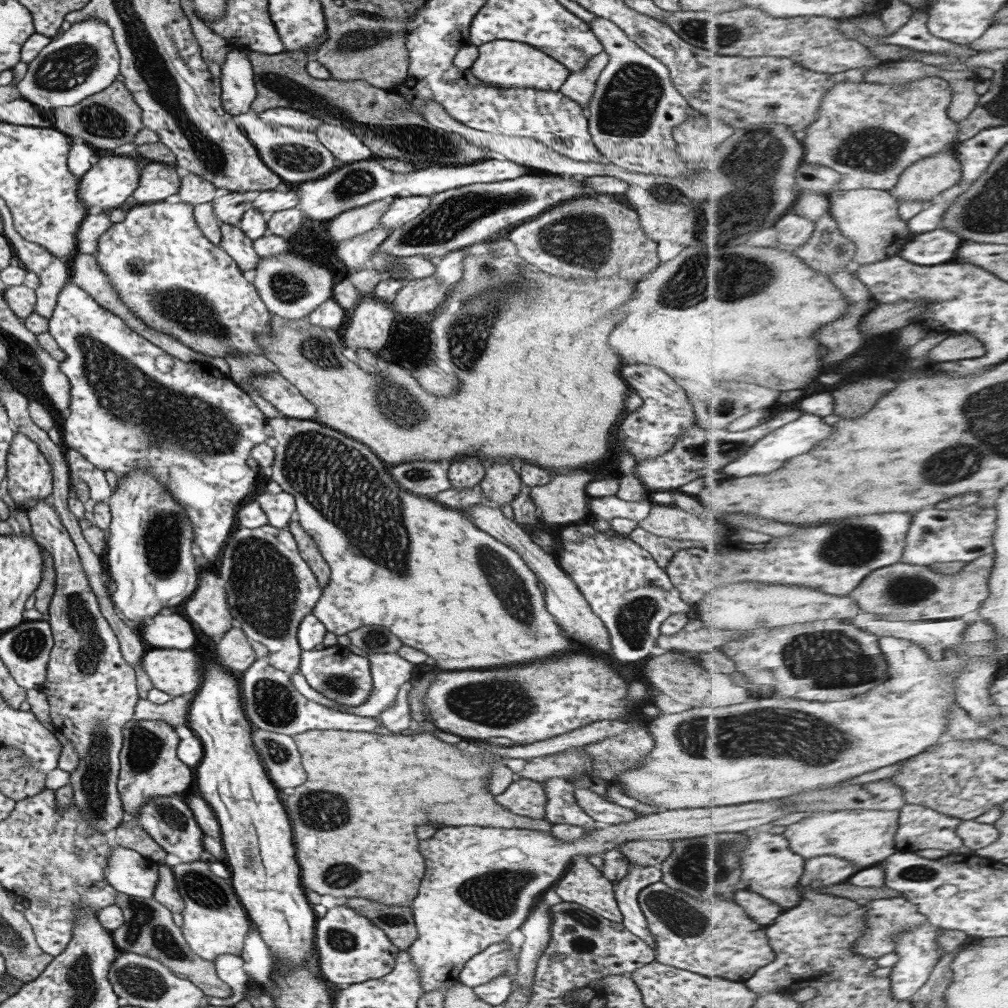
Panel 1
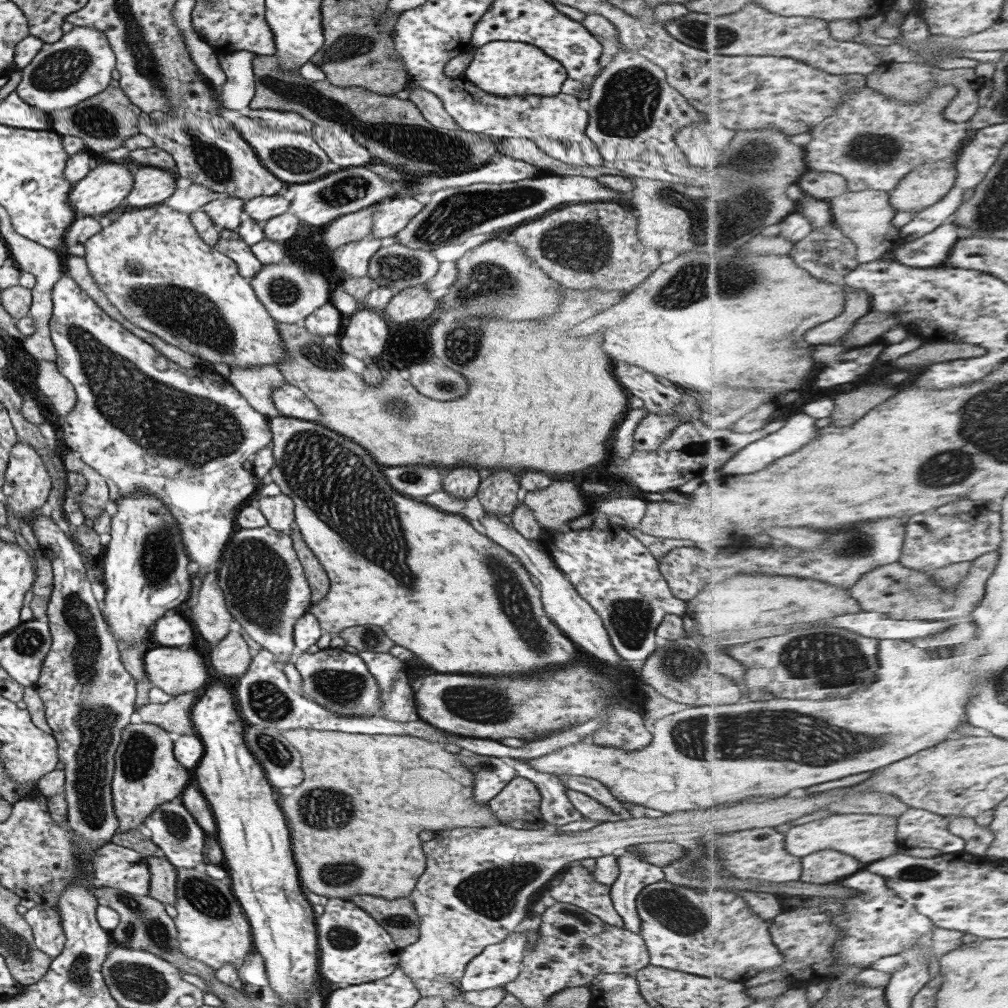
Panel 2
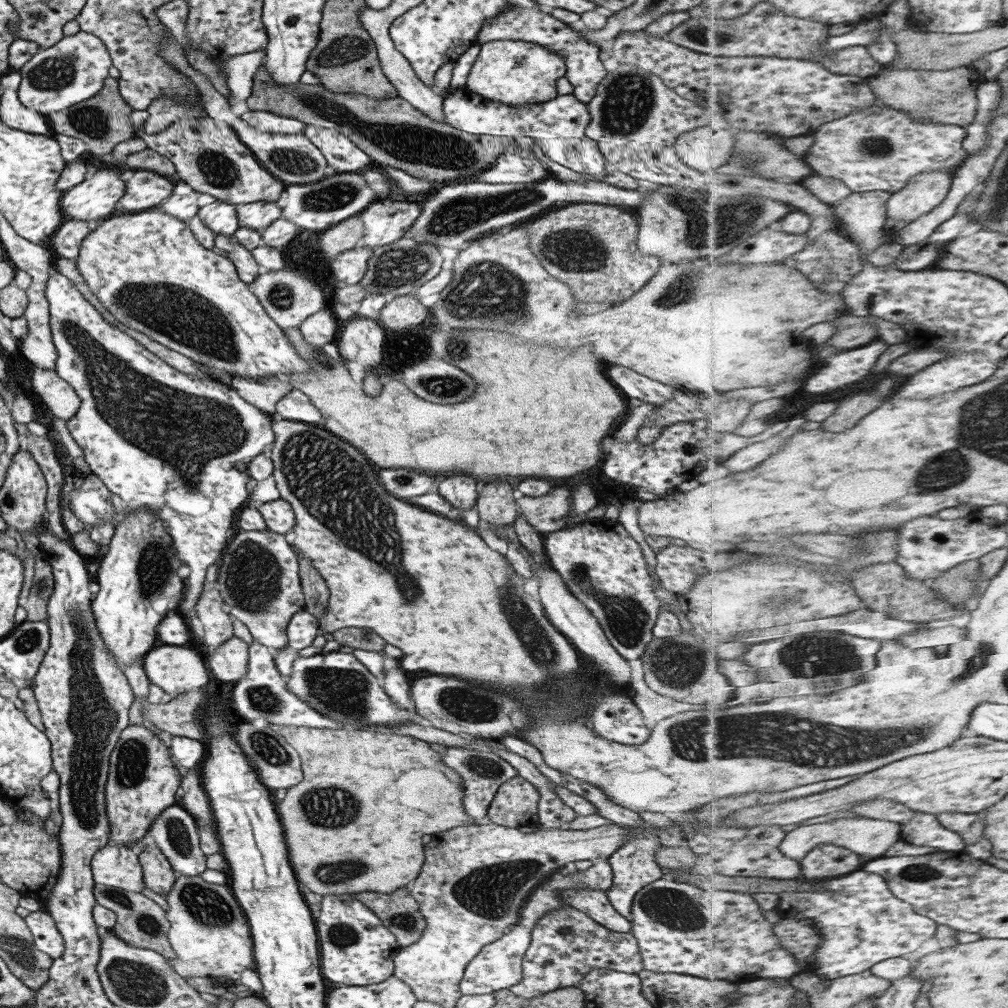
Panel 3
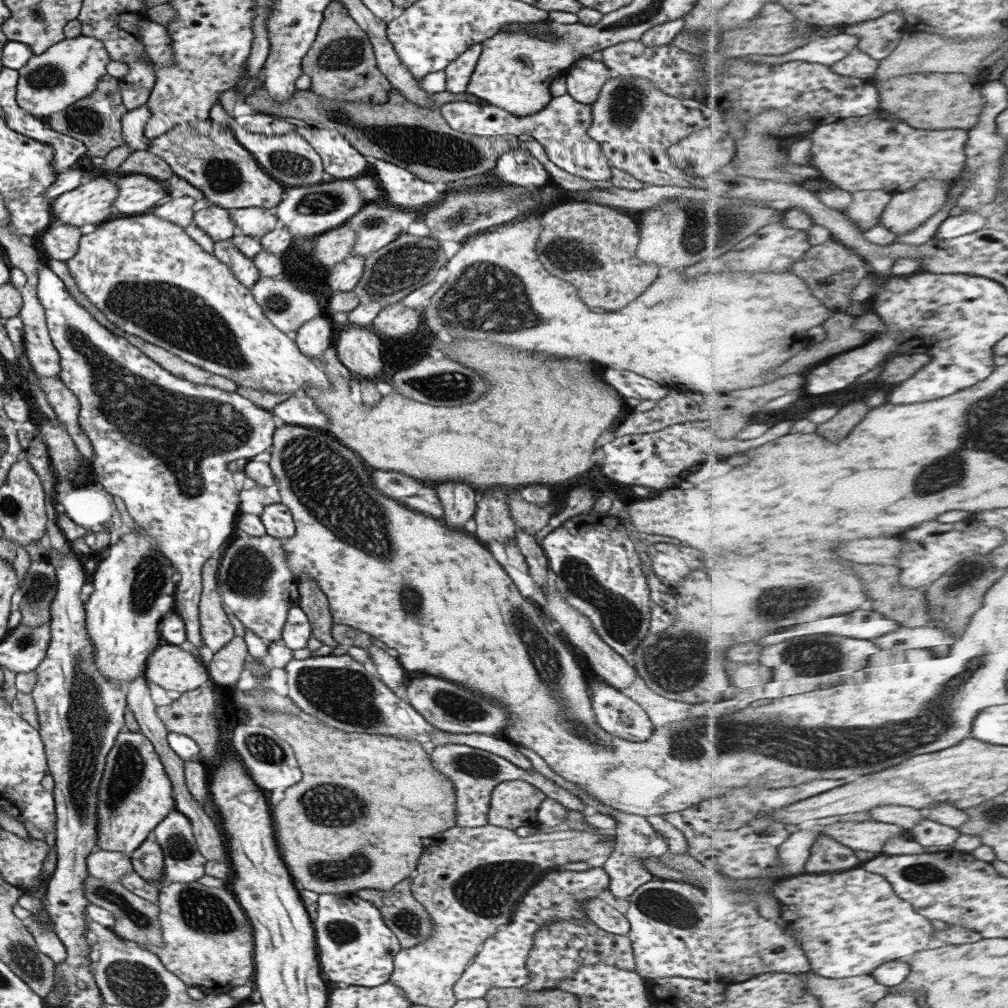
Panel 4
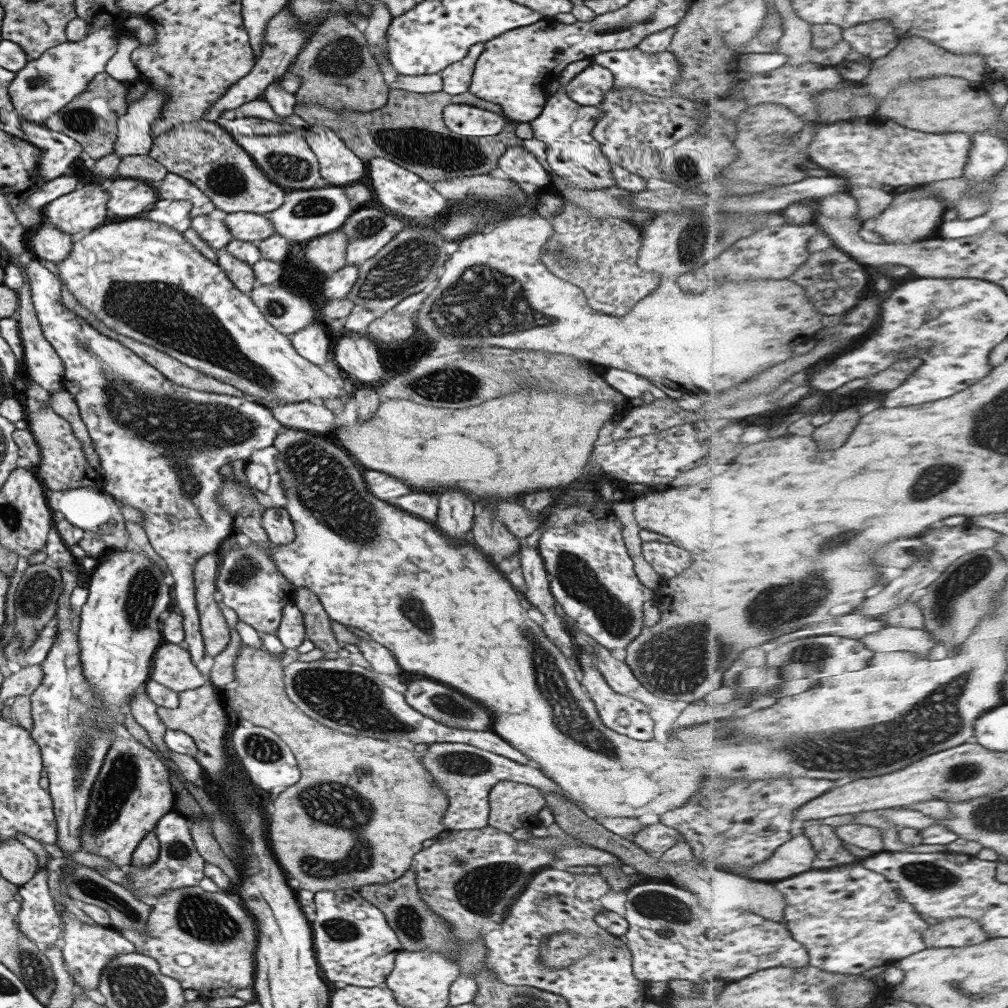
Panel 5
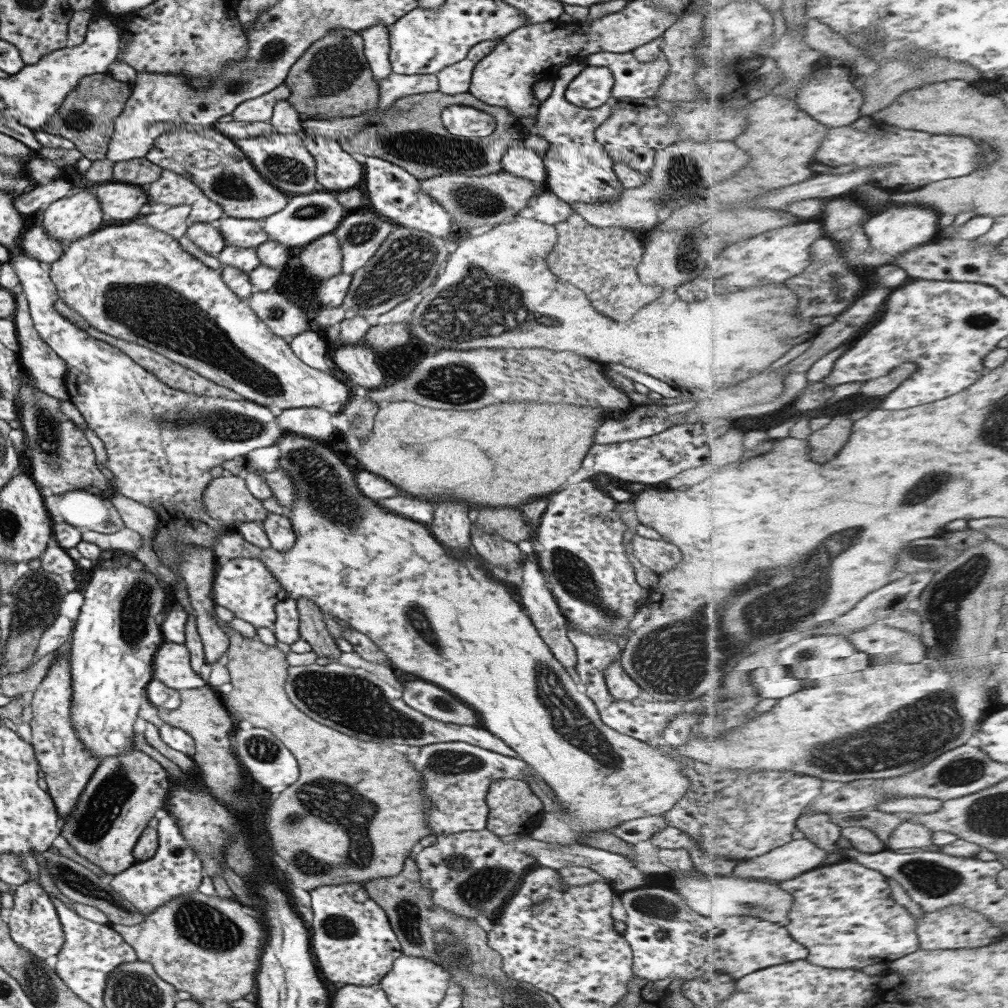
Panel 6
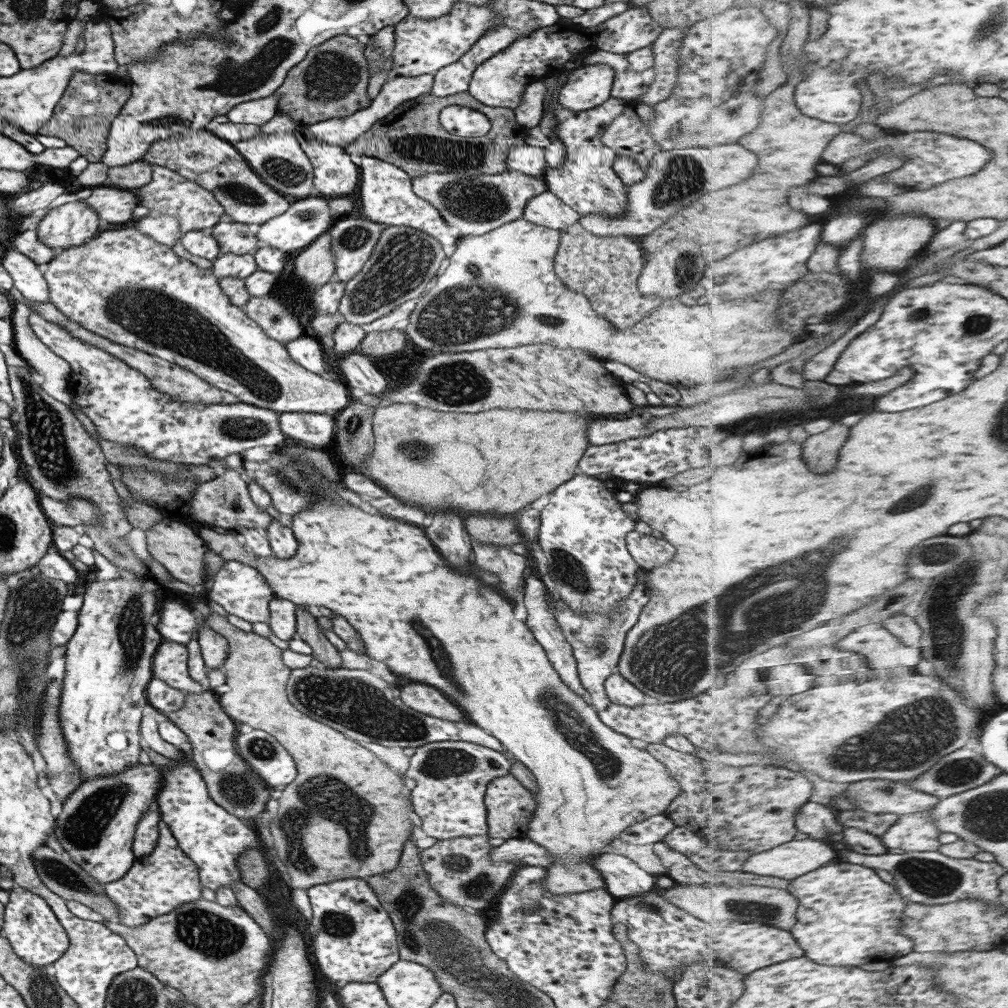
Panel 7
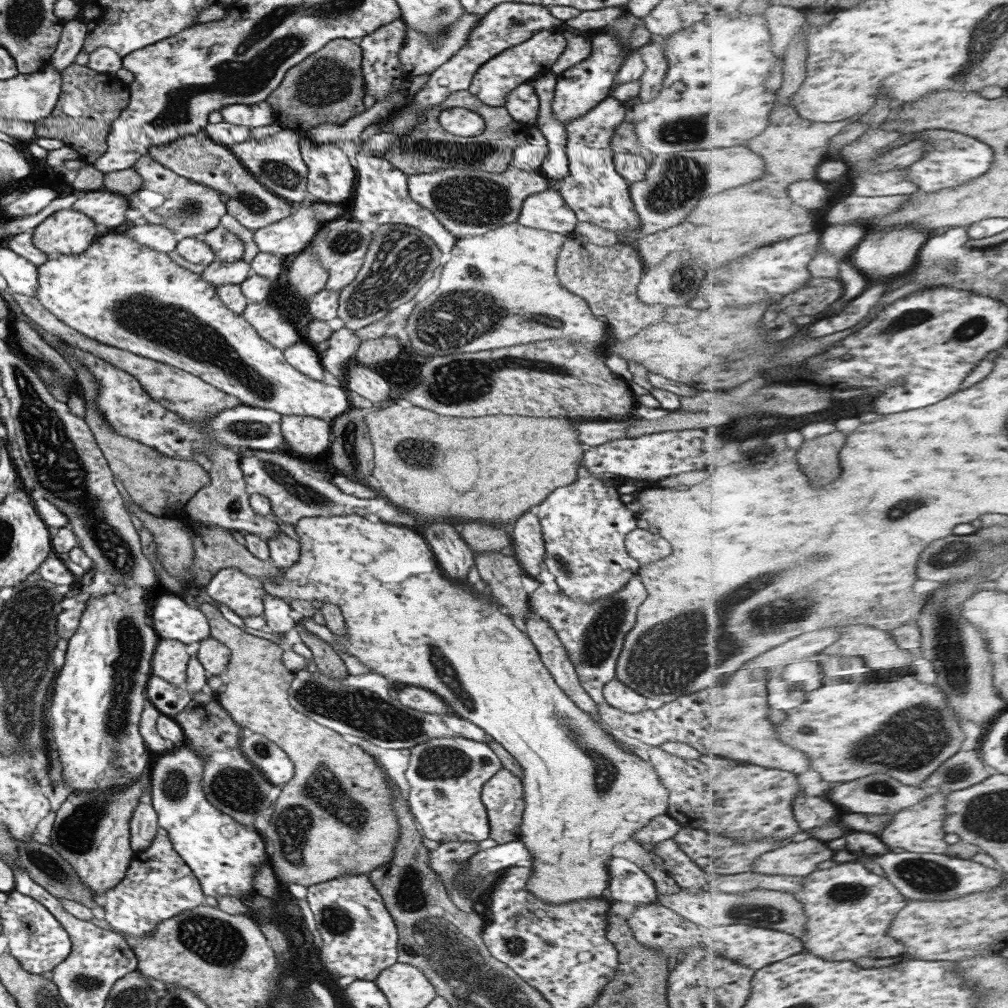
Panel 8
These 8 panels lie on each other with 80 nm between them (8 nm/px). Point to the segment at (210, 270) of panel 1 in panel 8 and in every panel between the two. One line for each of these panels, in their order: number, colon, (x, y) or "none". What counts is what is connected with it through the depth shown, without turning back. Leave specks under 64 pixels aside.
2: (150, 264)
3: (146, 268)
4: (148, 278)
5: (142, 279)
6: (131, 282)
7: (121, 285)
8: (121, 293)

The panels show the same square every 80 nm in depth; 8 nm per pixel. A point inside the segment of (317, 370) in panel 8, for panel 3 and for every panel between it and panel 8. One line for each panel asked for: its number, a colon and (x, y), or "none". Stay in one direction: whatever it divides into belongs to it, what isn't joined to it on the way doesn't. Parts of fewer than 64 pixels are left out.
3: (319, 328)
4: (312, 337)
5: (312, 343)
6: (309, 346)
7: (305, 350)

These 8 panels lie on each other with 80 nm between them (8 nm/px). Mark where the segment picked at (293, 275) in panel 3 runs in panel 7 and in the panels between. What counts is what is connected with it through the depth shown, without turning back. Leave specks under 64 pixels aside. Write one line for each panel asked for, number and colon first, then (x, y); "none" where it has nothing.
4: (285, 306)
5: (288, 313)
6: (284, 318)
7: (277, 322)

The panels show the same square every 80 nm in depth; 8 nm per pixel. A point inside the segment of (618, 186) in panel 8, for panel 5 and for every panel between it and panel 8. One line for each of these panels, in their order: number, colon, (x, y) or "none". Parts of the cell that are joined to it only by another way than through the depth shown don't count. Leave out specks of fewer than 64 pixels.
5: (563, 126)
6: (578, 169)
7: (584, 181)

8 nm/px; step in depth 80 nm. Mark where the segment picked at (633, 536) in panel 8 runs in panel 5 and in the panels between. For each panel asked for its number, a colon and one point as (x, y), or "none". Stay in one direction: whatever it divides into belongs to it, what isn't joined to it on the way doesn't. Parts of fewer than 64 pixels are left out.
5: (667, 560)
6: (658, 555)
7: (648, 551)

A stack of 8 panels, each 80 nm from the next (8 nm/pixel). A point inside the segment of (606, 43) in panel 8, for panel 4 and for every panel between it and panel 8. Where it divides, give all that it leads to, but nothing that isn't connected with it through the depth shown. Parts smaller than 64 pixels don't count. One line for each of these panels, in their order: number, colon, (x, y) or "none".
4: (584, 78)
5: (587, 87)
6: (591, 87)
7: (587, 86)

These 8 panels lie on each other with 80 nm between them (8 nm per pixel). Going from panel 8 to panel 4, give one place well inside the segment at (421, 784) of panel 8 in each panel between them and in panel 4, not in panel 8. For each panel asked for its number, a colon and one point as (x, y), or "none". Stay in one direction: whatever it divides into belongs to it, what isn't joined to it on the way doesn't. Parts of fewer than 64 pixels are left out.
4: (473, 773)
5: (466, 774)
6: (455, 776)
7: (450, 777)

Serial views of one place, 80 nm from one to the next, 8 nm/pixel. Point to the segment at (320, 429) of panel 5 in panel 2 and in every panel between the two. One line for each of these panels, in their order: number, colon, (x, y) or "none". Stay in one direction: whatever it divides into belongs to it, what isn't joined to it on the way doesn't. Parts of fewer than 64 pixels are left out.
2: (290, 402)
3: (294, 406)
4: (298, 409)

